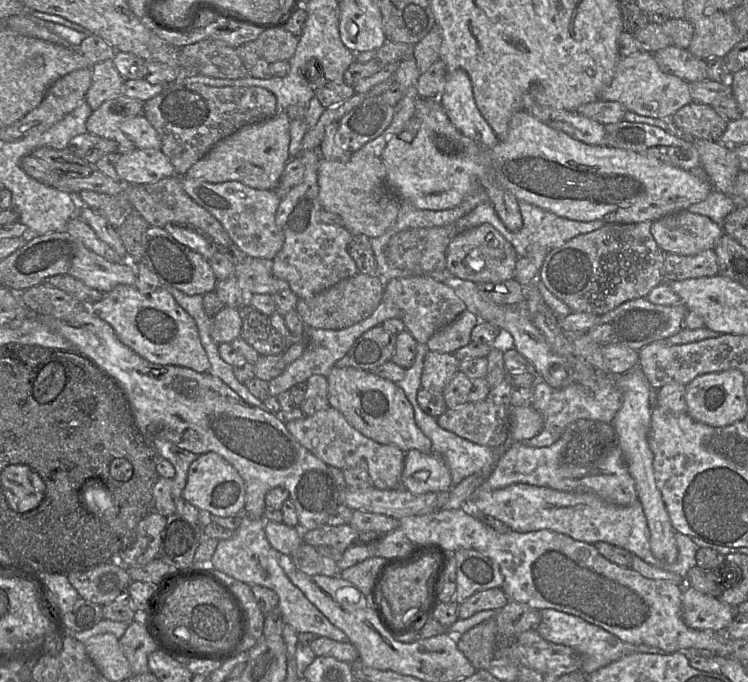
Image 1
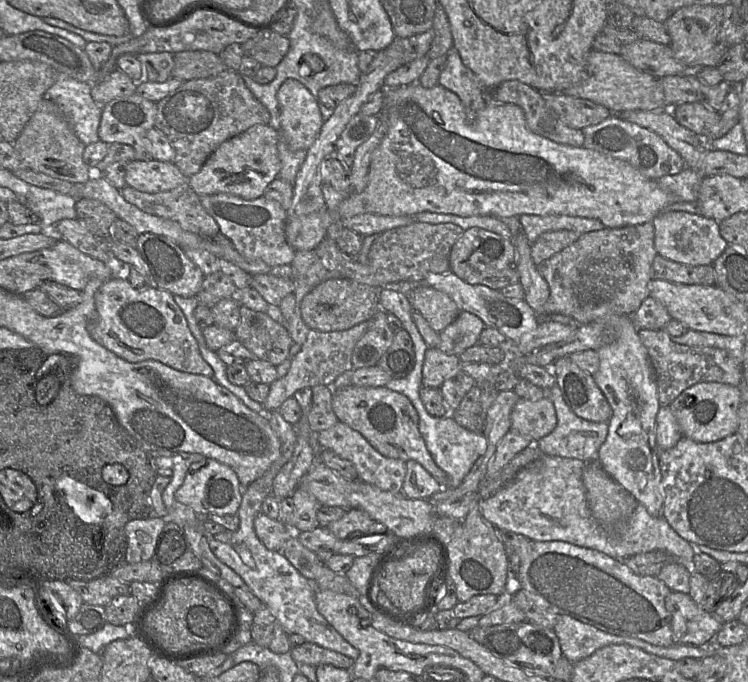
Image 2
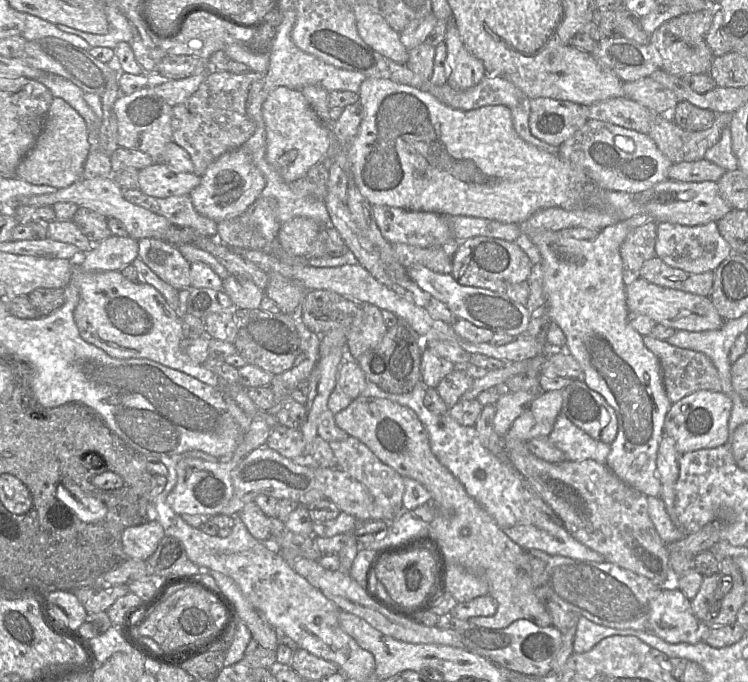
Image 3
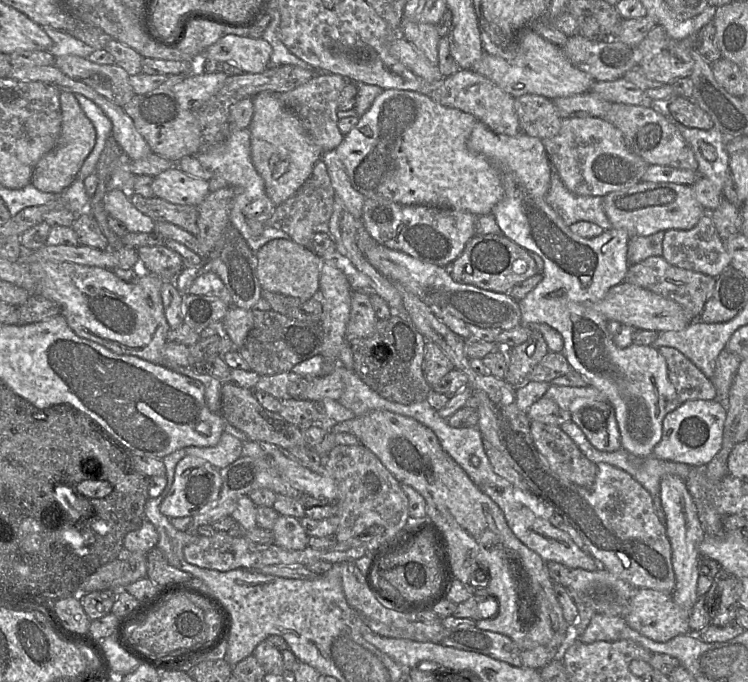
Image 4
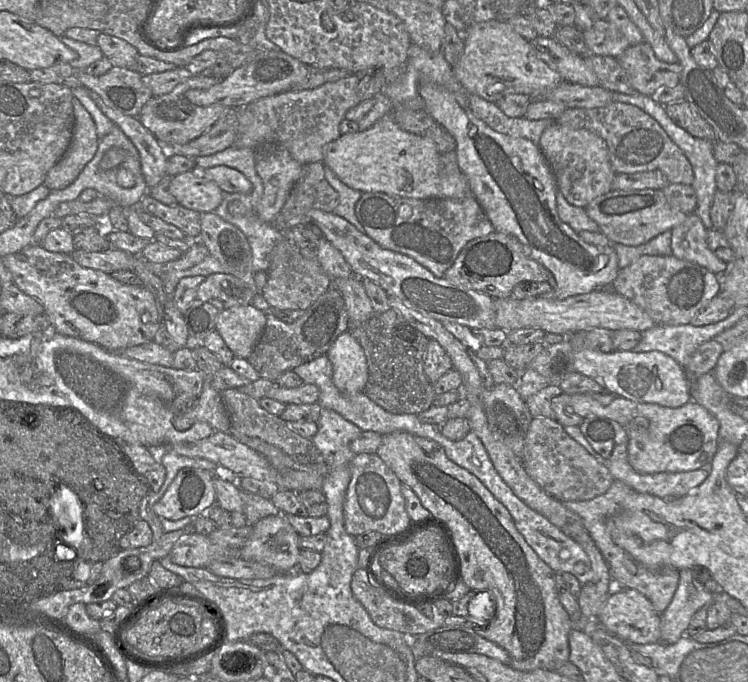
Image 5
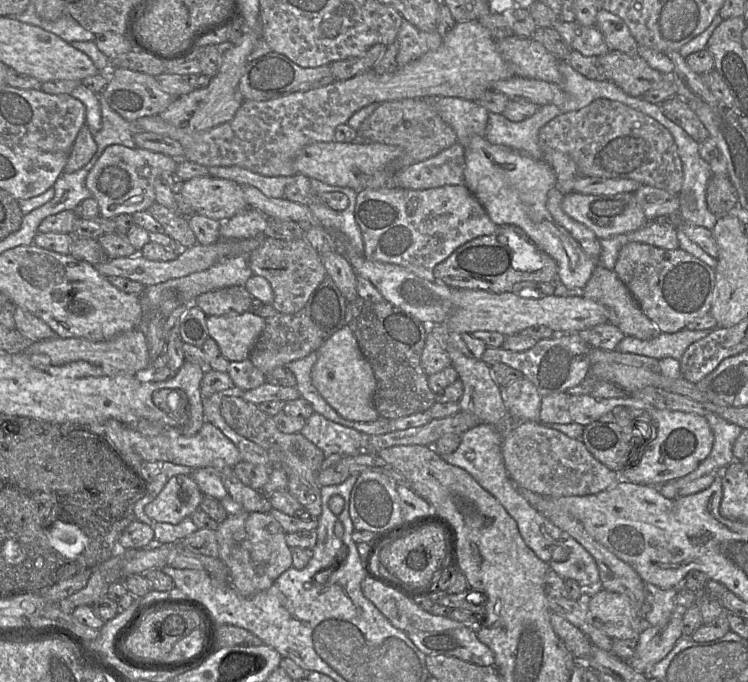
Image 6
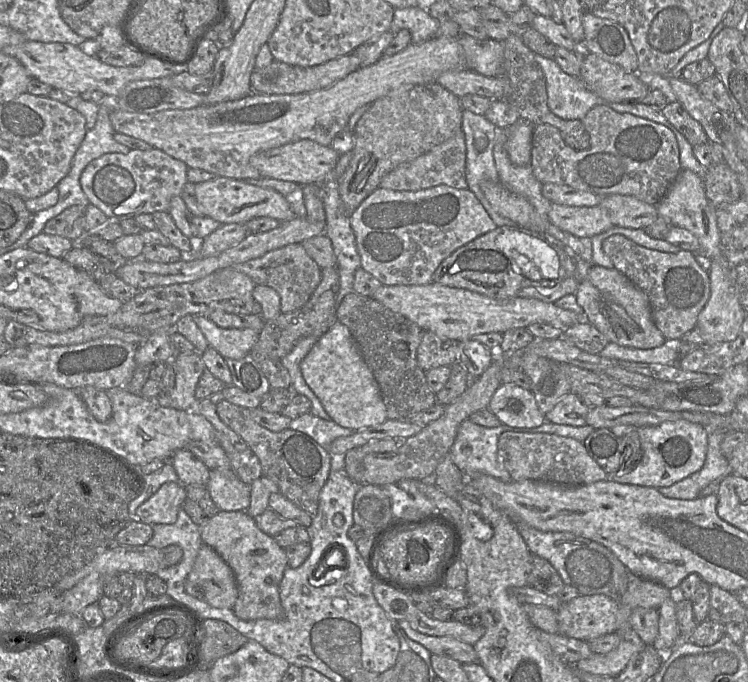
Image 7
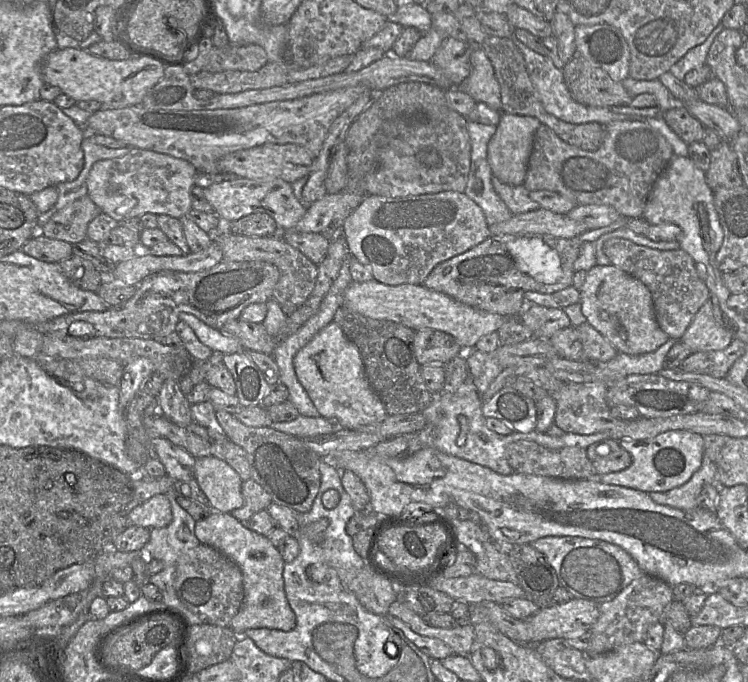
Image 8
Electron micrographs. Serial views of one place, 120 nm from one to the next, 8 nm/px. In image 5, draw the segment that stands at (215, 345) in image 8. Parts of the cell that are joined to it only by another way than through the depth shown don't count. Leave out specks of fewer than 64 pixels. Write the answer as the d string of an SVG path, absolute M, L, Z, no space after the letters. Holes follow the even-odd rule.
M252 304L221 310L215 330L221 335L234 357L247 359L266 325L265 312Z

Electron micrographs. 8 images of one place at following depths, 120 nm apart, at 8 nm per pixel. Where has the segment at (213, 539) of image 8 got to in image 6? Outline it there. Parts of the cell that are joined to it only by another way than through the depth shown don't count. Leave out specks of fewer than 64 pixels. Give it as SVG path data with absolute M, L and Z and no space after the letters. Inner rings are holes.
M242 511L228 515L215 532L219 545L218 558L229 571L230 584L243 597L268 589L283 572L293 567L286 533L270 513Z

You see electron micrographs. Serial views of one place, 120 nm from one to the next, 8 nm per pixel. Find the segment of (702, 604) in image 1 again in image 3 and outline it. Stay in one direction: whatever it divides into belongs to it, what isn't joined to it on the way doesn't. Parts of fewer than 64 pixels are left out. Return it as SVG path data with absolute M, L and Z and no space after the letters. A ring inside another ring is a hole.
M660 589L650 604L648 631L672 644L704 641L711 626L699 620L682 591Z

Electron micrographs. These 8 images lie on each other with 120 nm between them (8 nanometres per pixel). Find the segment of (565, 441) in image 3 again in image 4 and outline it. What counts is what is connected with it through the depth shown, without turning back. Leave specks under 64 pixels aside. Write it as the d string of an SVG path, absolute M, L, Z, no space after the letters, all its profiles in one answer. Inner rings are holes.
M572 421L560 427L591 462L610 464L627 472L650 493L652 499L659 495L660 482L665 476L675 475L685 481L689 475L691 466L688 464L660 460L653 456L637 457L623 448L614 452L600 451Z

